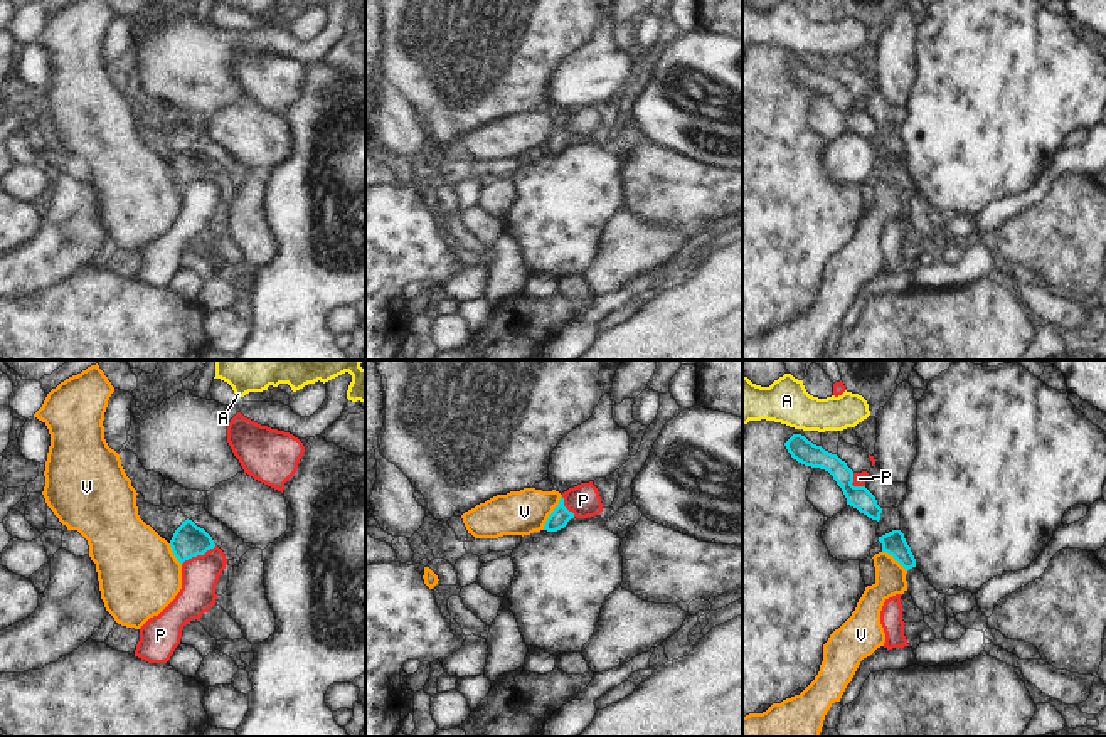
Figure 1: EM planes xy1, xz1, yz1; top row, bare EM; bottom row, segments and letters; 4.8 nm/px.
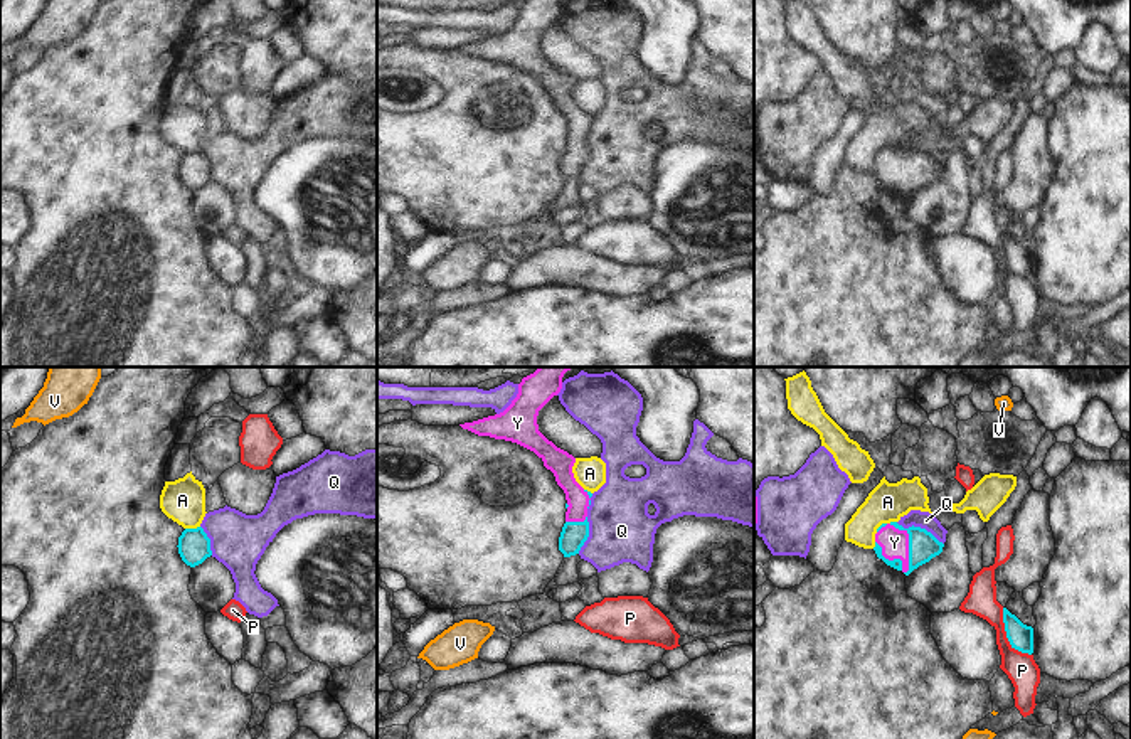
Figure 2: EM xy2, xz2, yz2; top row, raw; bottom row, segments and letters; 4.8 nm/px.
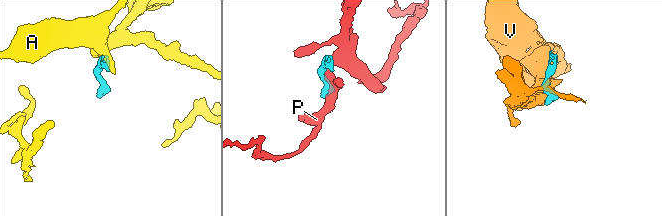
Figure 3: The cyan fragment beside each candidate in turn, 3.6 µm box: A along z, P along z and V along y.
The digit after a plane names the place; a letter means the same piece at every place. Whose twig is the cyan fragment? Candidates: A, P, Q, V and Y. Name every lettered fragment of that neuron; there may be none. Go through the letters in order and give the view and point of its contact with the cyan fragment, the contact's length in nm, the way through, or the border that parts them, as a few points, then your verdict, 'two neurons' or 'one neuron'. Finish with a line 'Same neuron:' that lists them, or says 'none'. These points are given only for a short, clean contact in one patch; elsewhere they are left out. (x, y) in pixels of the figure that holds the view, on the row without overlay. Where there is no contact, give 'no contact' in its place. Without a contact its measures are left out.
A: xy2 (192, 152) | 70 nm | along xy2 (199, 148), (185, 152) | two neurons
P: yz2 (1007, 260) | 280 nm | two neurons
Q: yz2 (919, 150) | 260 nm | along yz2 (896, 145), (904, 150), (924, 150), (943, 167) | two neurons
V: xz1 (552, 135) | 190 nm | along xz1 (561, 118), (542, 152) | two neurons
Y: yz2 (909, 164) | 260 nm | across yz2 (923, 169), (909, 164), (894, 165) | one neuron
Same neuron: Y

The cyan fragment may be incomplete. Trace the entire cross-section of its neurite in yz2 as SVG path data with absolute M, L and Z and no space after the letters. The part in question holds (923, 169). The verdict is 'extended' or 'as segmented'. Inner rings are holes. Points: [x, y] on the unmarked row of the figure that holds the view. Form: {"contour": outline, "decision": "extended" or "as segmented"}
{"contour": "M897 145L882 146L875 157L875 177L887 189L909 199L942 175L944 167L921 150L904 152Z", "decision": "extended"}

